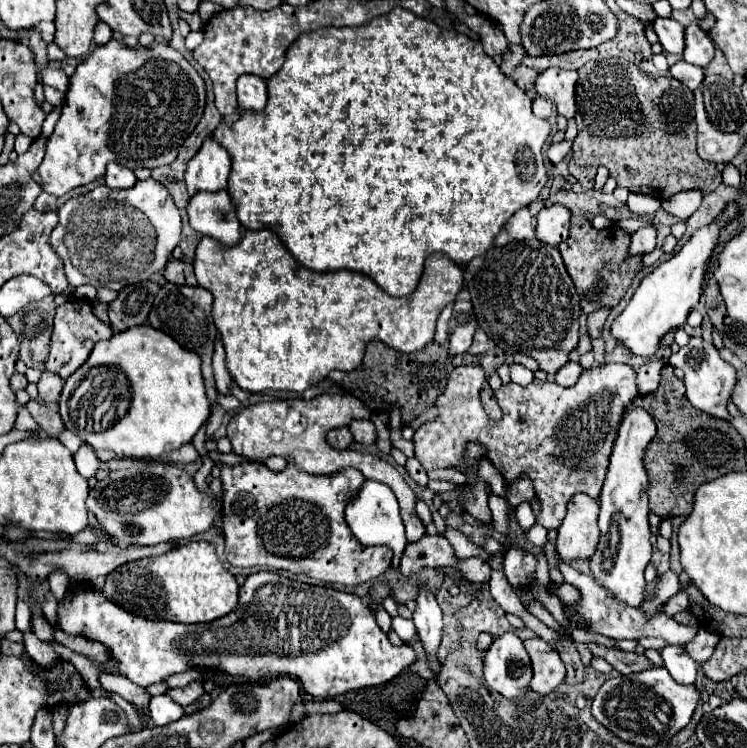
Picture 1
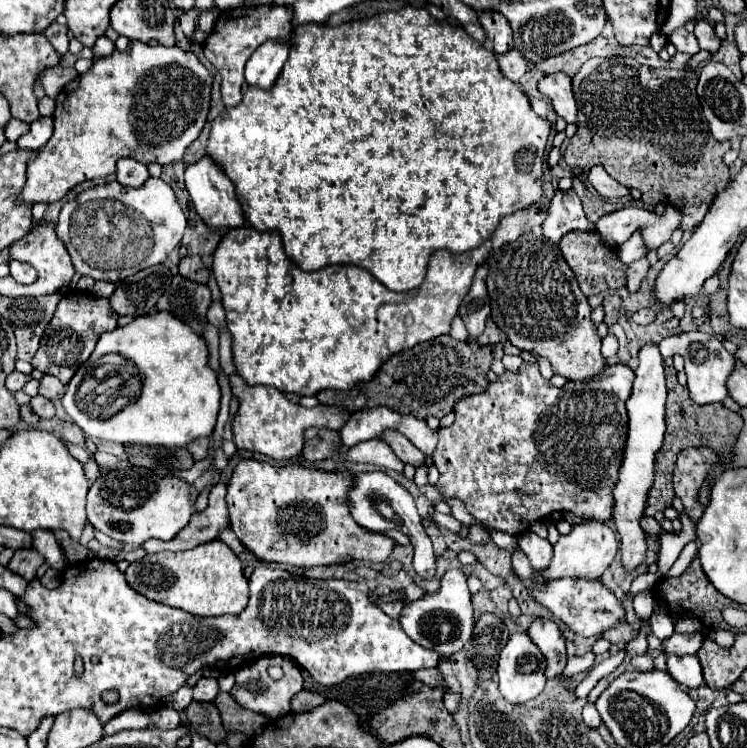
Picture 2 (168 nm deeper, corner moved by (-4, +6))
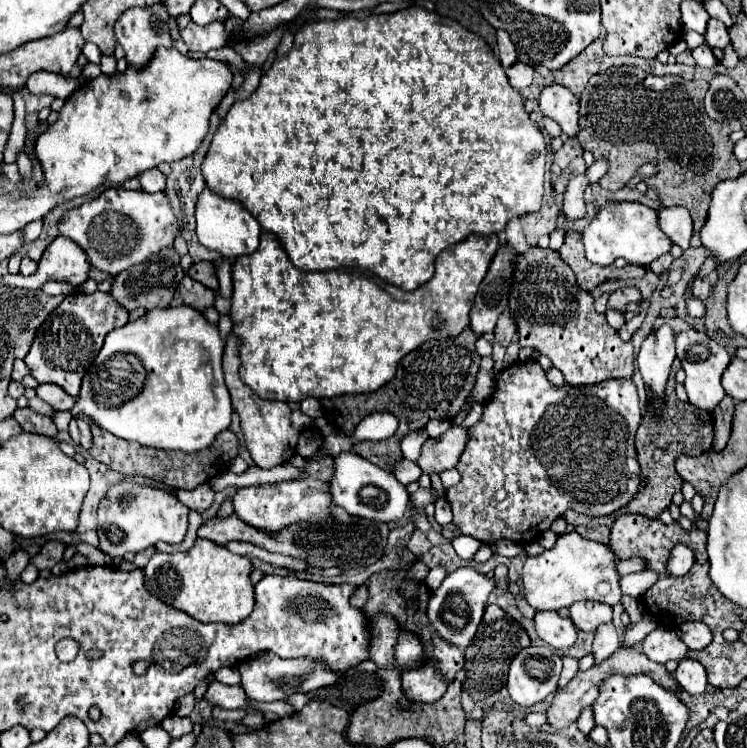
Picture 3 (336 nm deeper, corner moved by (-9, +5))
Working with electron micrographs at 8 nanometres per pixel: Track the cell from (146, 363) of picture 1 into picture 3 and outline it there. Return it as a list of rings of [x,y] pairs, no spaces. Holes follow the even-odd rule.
[[[192,306],[150,310],[142,318],[128,322],[106,336],[94,366],[84,376],[80,398],[76,400],[72,414],[88,416],[114,436],[148,448],[182,450],[188,454],[208,448],[232,422],[230,394],[222,374],[224,346],[226,342],[220,338],[218,326],[206,322],[204,314]],[[136,360],[142,362],[142,368],[134,364]]]

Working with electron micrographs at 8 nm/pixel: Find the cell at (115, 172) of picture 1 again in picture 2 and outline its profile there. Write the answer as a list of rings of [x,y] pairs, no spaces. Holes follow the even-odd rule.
[[[119,159],[117,161],[117,173],[115,173],[117,181],[125,187],[141,187],[147,177],[149,177],[149,171],[143,163],[139,161],[133,161],[133,159]]]

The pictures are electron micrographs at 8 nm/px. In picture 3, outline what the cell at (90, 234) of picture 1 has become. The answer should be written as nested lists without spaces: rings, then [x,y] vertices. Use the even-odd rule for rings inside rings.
[[[110,188],[106,194],[108,200],[106,196],[100,196],[80,208],[68,210],[66,218],[58,224],[62,236],[74,240],[86,250],[94,268],[116,276],[128,266],[140,264],[148,256],[158,254],[164,246],[174,244],[178,224],[164,192],[148,194]]]

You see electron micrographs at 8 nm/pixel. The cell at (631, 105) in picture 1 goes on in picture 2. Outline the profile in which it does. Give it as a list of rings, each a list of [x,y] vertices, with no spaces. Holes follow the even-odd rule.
[[[621,55],[589,59],[573,77],[573,93],[579,107],[579,129],[565,151],[565,163],[579,169],[603,165],[605,171],[621,185],[639,189],[645,205],[669,201],[679,207],[683,213],[683,231],[697,227],[711,209],[715,195],[729,183],[729,167],[723,163],[729,143],[719,143],[711,137],[695,87],[697,73],[689,69],[651,69]]]

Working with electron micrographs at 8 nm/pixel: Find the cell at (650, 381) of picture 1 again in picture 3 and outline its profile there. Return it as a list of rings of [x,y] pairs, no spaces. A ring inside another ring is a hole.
[[[686,330],[676,336],[676,354],[682,362],[684,372],[686,372],[684,388],[686,388],[690,404],[700,410],[712,412],[720,404],[720,400],[726,396],[726,392],[720,384],[720,378],[722,378],[722,372],[726,370],[726,366],[730,364],[728,352],[718,342],[714,342],[710,336],[706,336],[704,332]]]

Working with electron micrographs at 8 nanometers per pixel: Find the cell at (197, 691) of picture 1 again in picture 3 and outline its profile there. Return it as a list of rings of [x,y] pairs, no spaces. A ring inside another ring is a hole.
[[[214,680],[210,684],[210,688],[206,690],[204,698],[212,706],[220,706],[220,708],[226,708],[226,710],[236,710],[236,708],[242,708],[246,712],[252,710],[252,706],[248,702],[248,696],[246,696],[242,686],[228,686],[228,684],[222,684],[222,682]]]

